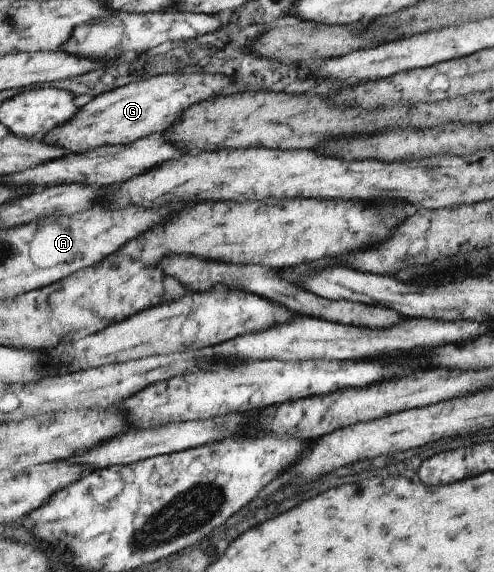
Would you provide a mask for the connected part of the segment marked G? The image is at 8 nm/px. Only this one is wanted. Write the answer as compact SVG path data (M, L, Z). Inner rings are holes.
M169 73L151 76L149 79L136 79L130 84L95 96L81 106L71 119L39 138L49 145L80 154L101 146L132 144L151 134L161 135L180 118L186 107L207 98L217 98L217 91L225 86L236 85L233 79L229 79L231 77L227 75L209 73Z

